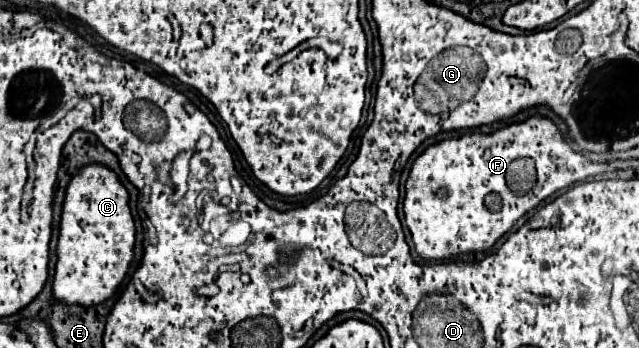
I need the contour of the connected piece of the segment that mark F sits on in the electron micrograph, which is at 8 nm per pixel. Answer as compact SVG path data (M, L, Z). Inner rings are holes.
M530 117L520 125L510 125L490 135L474 133L464 135L460 139L446 139L426 147L424 153L420 153L420 157L414 161L414 167L406 181L406 199L404 199L406 225L412 233L416 253L426 261L446 261L456 255L490 251L494 243L504 233L508 233L522 215L538 207L538 203L544 201L548 195L578 181L586 181L588 177L604 173L604 167L594 167L588 163L592 161L582 159L578 153L574 153L562 141L562 135L554 127L554 123L544 117ZM488 193L500 195L502 207L498 211L490 211L486 207L484 199Z

